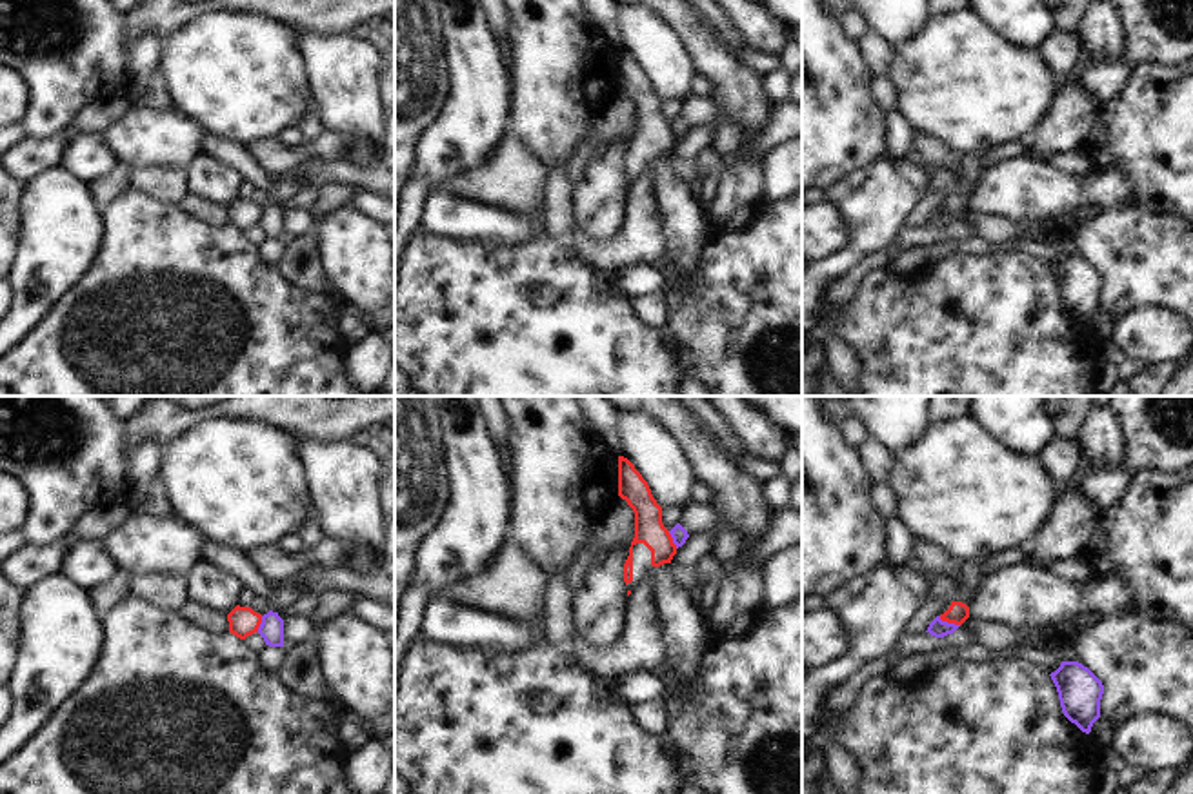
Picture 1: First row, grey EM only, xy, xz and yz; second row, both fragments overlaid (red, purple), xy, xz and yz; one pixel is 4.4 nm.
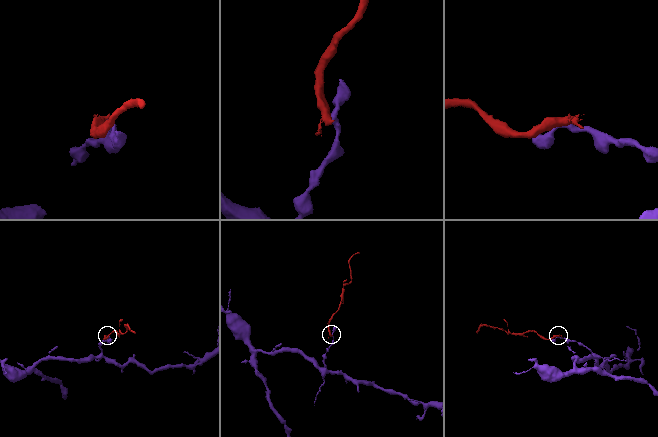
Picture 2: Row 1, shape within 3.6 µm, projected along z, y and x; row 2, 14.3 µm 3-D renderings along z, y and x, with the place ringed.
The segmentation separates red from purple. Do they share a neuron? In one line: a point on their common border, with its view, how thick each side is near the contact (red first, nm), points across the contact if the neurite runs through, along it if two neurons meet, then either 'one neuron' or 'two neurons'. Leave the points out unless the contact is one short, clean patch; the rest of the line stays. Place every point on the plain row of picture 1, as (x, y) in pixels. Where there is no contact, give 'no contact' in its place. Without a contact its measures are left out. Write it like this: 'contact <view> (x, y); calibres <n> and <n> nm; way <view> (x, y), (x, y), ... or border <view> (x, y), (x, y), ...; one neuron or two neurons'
contact yz (950, 215); calibres 90 and 80 nm; border yz (939, 209), (959, 218); two neurons

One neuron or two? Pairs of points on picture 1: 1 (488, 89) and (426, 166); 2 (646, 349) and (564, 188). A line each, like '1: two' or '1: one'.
1: one
2: two

